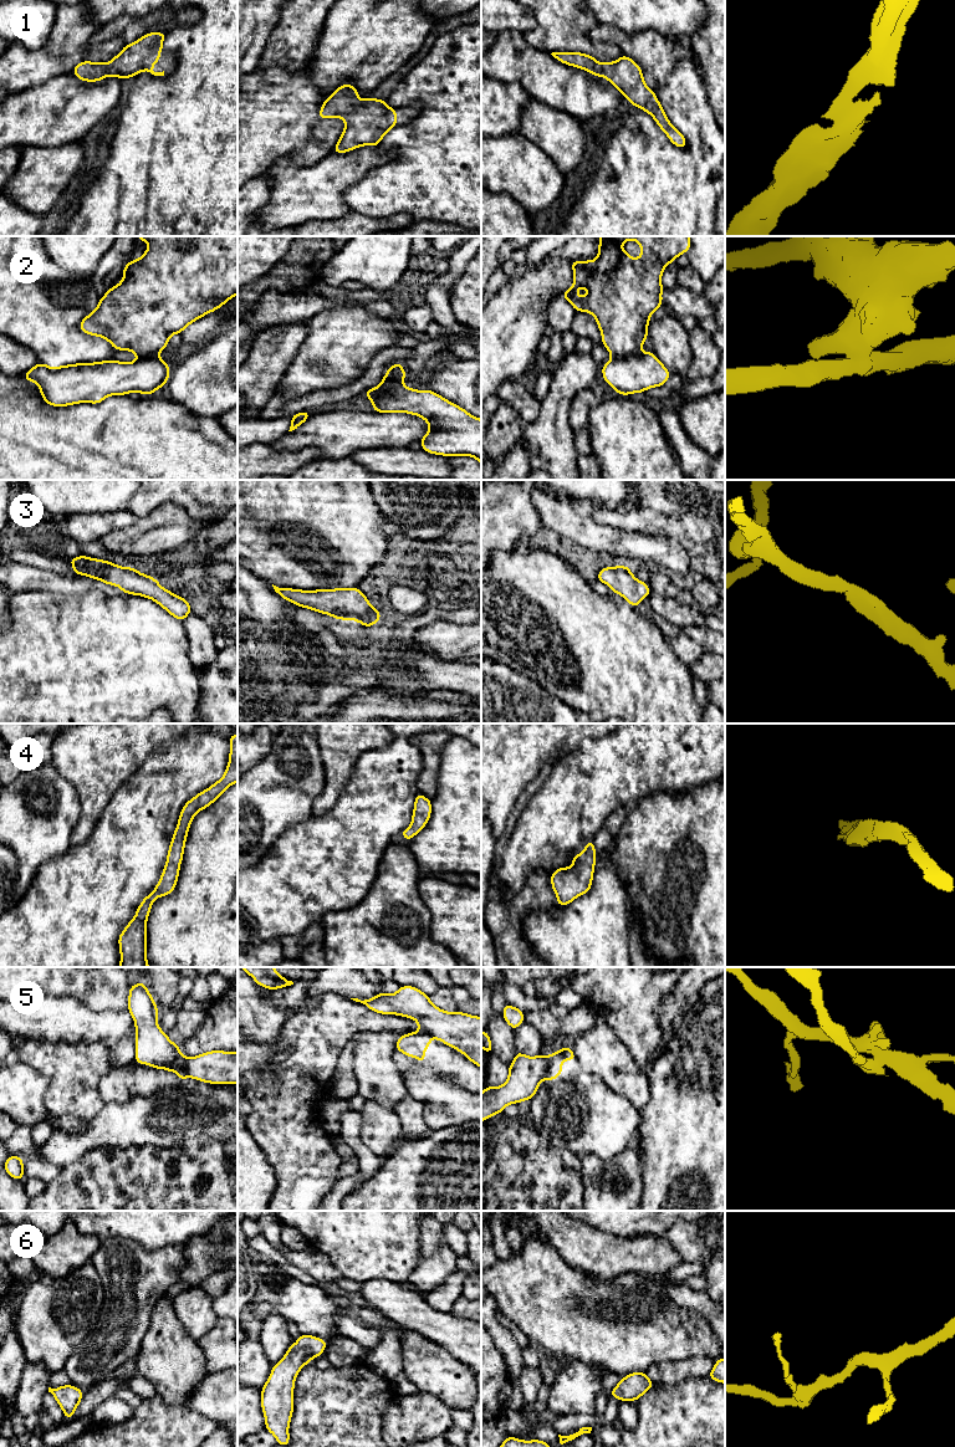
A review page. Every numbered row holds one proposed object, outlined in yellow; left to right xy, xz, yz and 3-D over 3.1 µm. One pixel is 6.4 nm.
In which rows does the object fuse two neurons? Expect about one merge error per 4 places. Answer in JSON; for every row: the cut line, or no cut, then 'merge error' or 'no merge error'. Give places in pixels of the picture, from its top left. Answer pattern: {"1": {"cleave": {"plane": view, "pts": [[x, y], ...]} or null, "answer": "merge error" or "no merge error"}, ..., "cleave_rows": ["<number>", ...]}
{"1": {"cleave": null, "answer": "no merge error"}, "2": {"cleave": {"plane": "yz", "pts": [[639, 351], [627, 356], [612, 357]]}, "answer": "merge error"}, "3": {"cleave": null, "answer": "no merge error"}, "4": {"cleave": null, "answer": "no merge error"}, "5": {"cleave": {"plane": "yz", "pts": [[549, 1057], [547, 1073], [544, 1078]]}, "answer": "merge error"}, "6": {"cleave": null, "answer": "no merge error"}, "cleave_rows": ["2", "5"]}

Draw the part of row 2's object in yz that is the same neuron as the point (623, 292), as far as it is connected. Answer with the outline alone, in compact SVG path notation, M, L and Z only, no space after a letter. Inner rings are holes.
M599 236L596 260L570 261L573 285L561 296L574 311L589 312L596 318L602 344L612 357L639 353L649 337L649 319L663 305L663 271L679 255L686 254L690 246L690 236ZM629 240L639 242L642 255L638 259L622 249L622 244Z

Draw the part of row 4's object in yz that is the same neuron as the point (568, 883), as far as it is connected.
M592 839L586 848L571 858L573 866L557 868L551 876L551 886L557 896L557 905L567 906L576 898L587 894L592 888L596 848Z

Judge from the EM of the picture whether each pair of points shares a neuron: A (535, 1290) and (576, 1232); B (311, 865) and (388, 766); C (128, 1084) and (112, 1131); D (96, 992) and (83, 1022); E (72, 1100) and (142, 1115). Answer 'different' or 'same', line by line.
A: different
B: same
C: different
D: different
E: different

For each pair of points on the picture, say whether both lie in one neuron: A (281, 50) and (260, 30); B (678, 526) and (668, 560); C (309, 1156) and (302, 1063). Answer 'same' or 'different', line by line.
A: different
B: different
C: same

